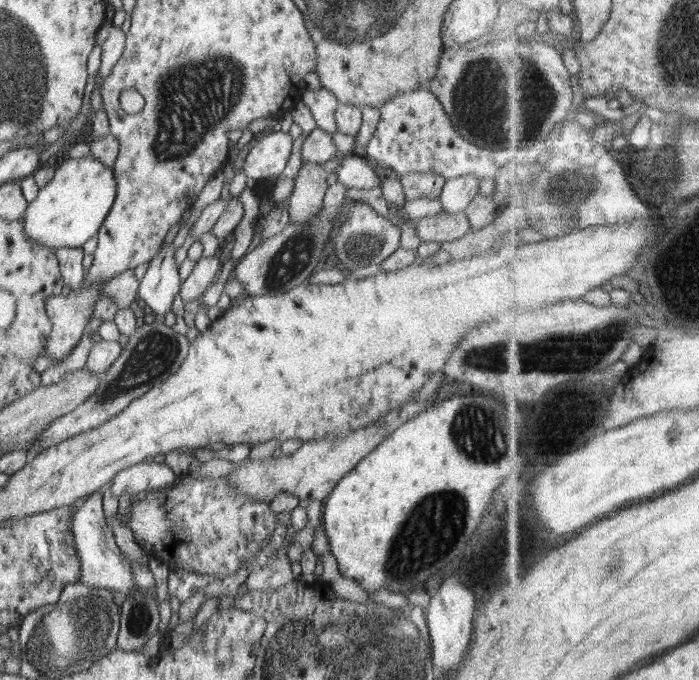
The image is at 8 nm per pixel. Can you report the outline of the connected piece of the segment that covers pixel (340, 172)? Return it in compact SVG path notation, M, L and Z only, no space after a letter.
M346 155L340 157L340 165L335 168L338 182L349 188L370 189L381 186L380 177L367 163L366 158Z

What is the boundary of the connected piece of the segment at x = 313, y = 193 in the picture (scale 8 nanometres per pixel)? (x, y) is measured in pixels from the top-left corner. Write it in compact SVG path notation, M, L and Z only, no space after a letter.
M302 159L301 166L287 209L291 224L307 225L323 209L324 192L329 185L323 164Z

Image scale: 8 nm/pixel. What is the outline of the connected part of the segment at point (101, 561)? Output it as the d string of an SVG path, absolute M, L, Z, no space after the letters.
M108 486L100 488L100 490L87 498L84 504L80 506L80 509L78 509L78 513L74 515L72 530L76 553L80 557L81 564L79 582L92 588L105 588L120 594L120 596L128 596L139 588L134 574L132 574L132 567L116 545L114 535L106 524L103 511L103 496L108 491Z

